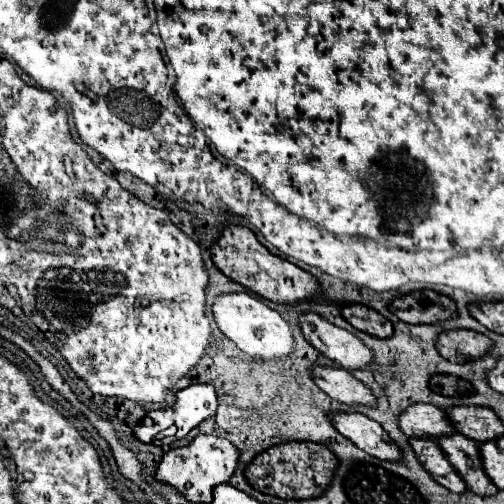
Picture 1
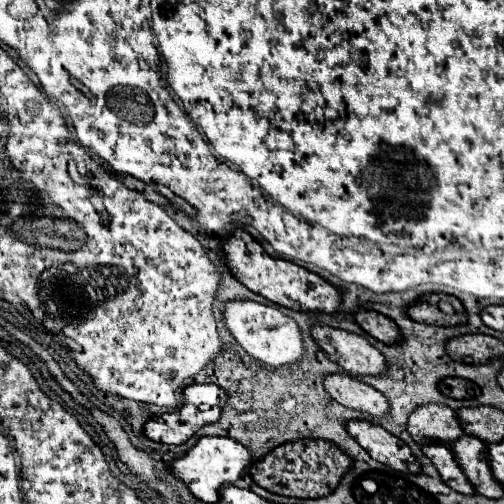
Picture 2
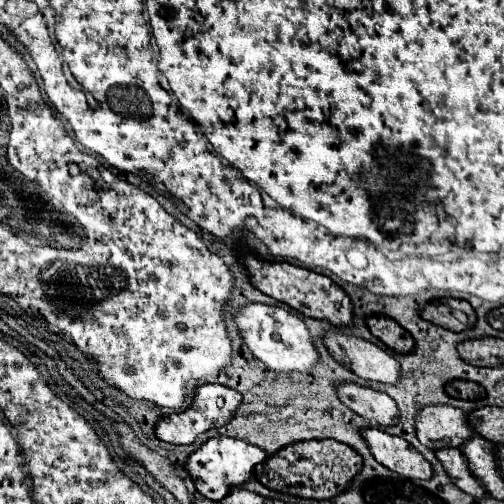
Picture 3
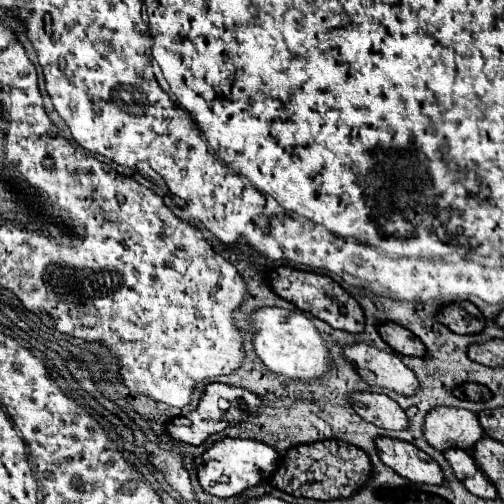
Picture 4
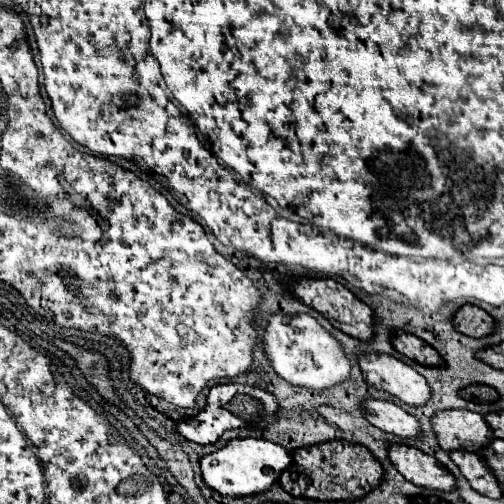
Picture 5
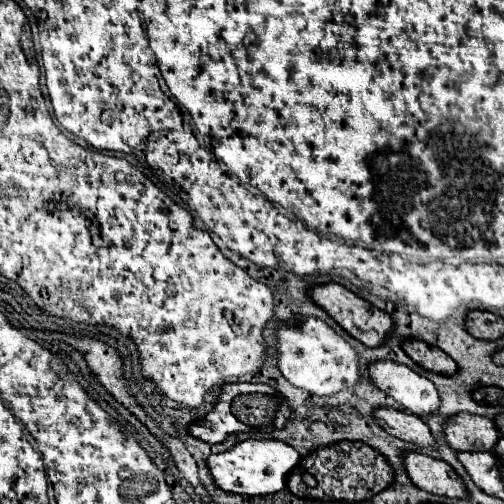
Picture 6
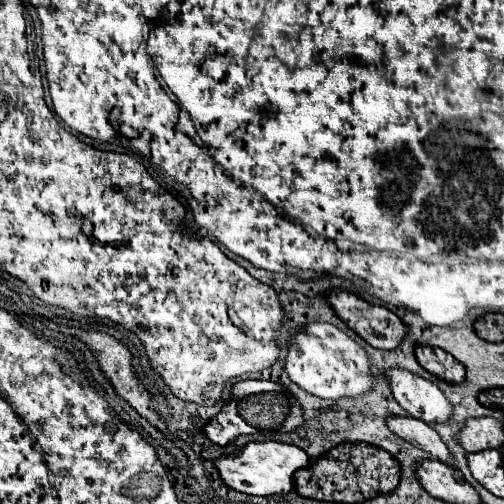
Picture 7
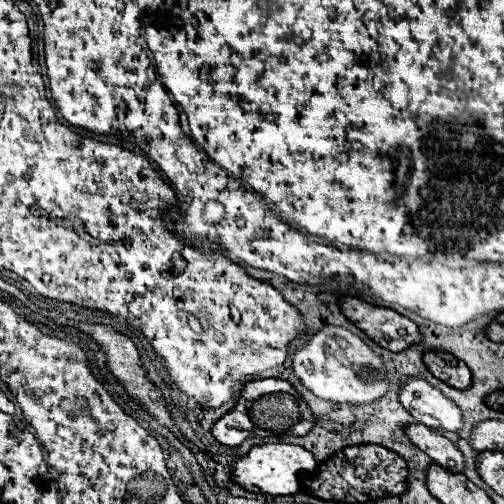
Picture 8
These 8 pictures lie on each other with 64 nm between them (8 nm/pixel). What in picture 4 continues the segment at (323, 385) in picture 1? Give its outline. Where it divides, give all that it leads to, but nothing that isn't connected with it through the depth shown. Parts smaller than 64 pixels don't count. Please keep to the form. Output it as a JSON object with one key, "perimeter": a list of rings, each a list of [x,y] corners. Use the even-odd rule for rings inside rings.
{"perimeter":[[[354,392],[348,396],[350,406],[364,420],[376,424],[384,430],[404,430],[408,428],[408,418],[404,410],[386,394],[376,392]]]}

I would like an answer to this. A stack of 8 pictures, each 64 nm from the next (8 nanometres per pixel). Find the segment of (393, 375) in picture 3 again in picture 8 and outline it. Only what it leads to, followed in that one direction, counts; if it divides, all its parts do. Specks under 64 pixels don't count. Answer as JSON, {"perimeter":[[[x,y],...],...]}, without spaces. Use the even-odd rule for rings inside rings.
{"perimeter":[[[408,378],[400,386],[398,396],[400,404],[412,414],[412,418],[428,428],[458,430],[462,426],[460,408],[422,378]]]}

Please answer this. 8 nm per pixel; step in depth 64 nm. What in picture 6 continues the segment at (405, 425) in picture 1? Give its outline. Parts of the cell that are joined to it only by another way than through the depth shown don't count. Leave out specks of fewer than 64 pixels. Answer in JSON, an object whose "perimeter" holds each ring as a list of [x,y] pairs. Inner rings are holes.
{"perimeter":[[[460,412],[444,424],[444,436],[452,450],[488,452],[500,438],[500,432],[490,418]]]}

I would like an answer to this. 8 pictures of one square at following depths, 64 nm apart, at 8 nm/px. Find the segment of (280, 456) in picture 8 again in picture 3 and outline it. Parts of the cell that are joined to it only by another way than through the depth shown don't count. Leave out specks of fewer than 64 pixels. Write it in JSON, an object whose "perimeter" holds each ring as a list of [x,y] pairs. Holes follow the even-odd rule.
{"perimeter":[[[218,436],[218,438],[206,440],[196,452],[192,452],[186,458],[184,468],[190,474],[198,494],[202,494],[204,498],[208,498],[212,502],[220,502],[228,494],[228,488],[244,484],[252,476],[256,464],[262,464],[266,458],[268,458],[268,454],[264,450],[260,450],[244,440]]]}

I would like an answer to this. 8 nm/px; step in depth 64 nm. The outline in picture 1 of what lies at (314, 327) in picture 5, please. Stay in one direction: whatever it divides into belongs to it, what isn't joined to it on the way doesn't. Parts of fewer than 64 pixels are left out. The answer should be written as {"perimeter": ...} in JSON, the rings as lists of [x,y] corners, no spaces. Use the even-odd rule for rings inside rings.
{"perimeter":[[[248,292],[216,296],[212,304],[212,314],[220,332],[250,356],[268,358],[268,360],[286,358],[294,348],[294,338],[288,322],[276,310],[268,308],[262,300],[250,296]]]}

